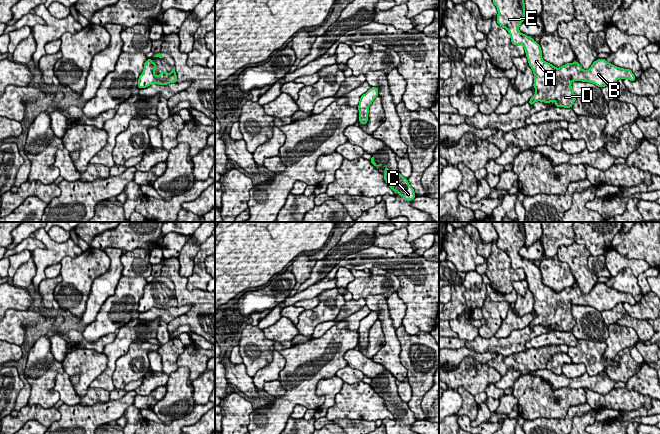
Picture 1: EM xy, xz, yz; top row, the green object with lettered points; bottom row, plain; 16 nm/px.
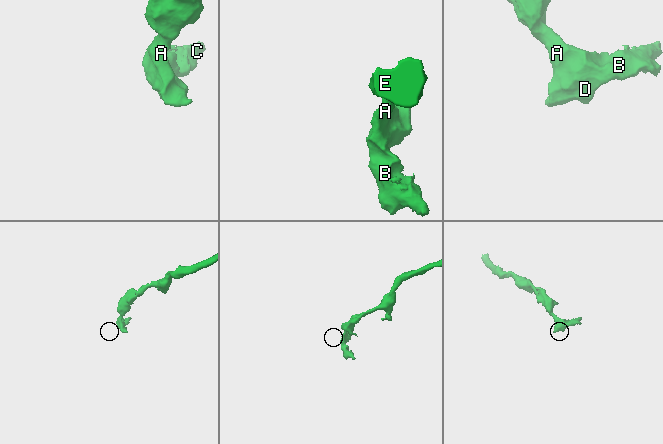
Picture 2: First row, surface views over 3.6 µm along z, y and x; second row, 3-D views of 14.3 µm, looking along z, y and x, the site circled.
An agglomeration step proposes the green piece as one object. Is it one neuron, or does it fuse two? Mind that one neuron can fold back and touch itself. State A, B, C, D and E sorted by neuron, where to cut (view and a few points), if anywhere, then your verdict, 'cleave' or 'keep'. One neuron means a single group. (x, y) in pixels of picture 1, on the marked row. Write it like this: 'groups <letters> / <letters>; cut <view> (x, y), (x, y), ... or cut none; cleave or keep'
groups A B C D E; cut none; keep

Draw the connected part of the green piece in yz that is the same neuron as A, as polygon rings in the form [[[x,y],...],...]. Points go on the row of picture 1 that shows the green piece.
[[[493,0],[493,3],[498,10],[498,25],[509,32],[513,45],[524,46],[529,66],[533,70],[536,93],[529,100],[531,106],[536,101],[555,101],[556,107],[571,108],[576,100],[571,87],[573,81],[590,82],[601,88],[614,84],[620,78],[636,80],[630,69],[619,68],[601,58],[595,60],[587,71],[577,61],[560,68],[554,67],[542,59],[540,44],[519,31],[525,18],[524,0]]]

